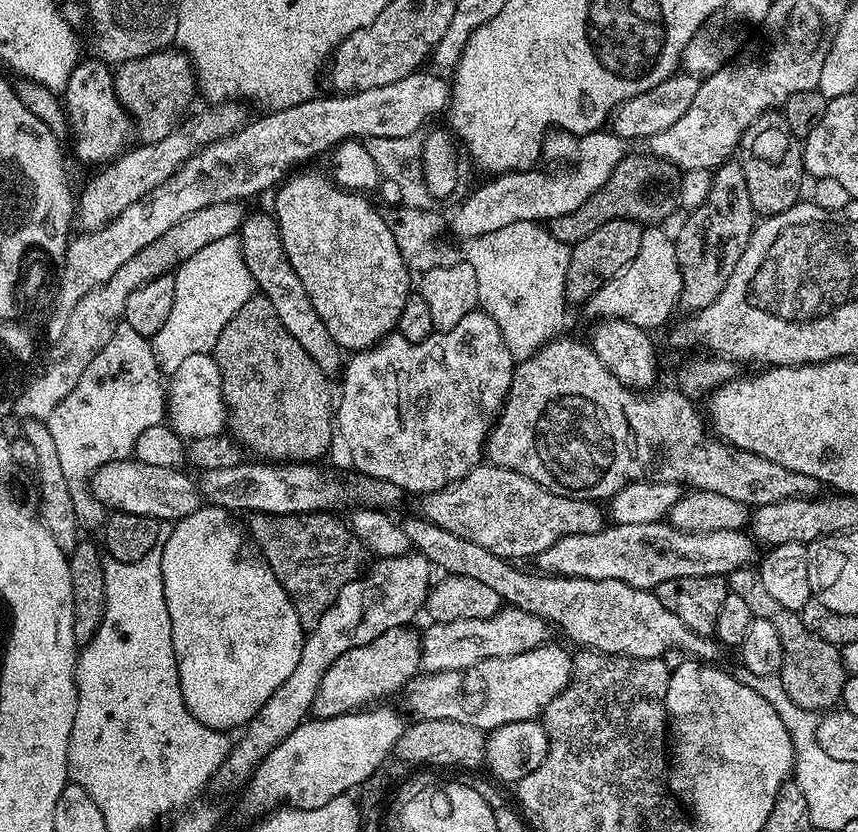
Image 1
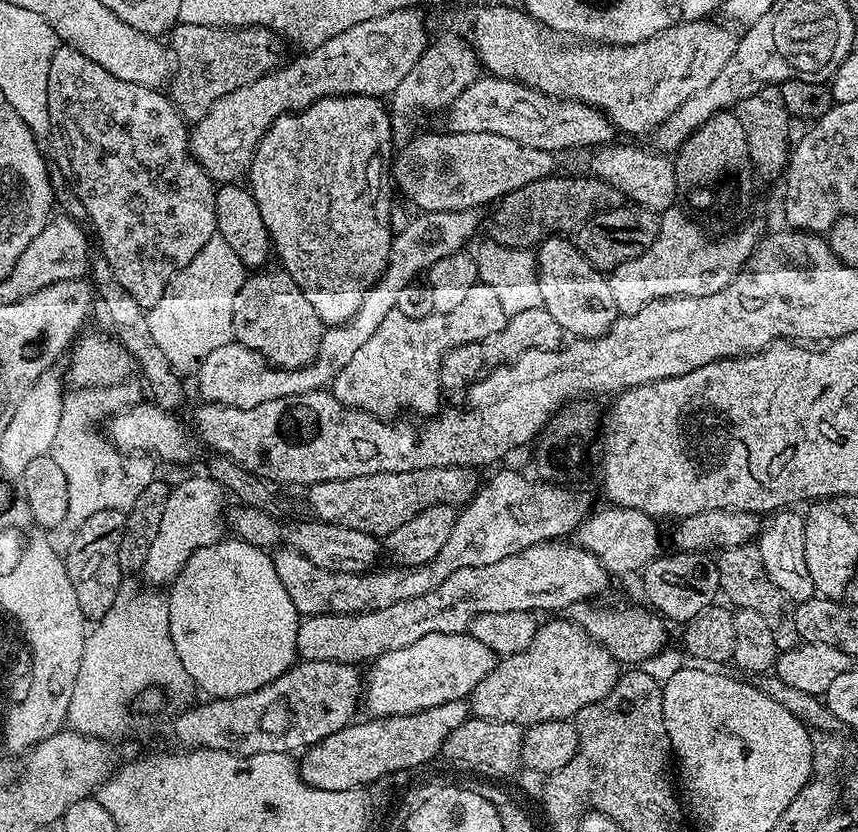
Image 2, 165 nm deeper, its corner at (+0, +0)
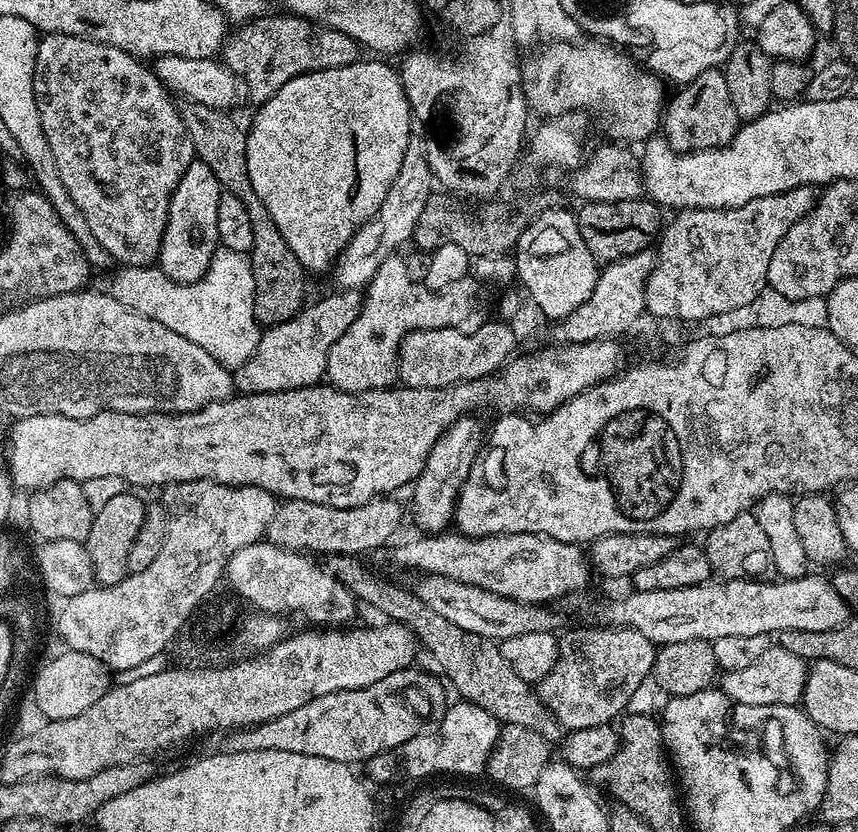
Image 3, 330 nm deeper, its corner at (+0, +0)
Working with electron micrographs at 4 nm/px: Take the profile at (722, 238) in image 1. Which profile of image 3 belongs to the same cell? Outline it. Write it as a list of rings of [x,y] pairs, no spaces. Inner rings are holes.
[[[719,67],[706,70],[688,84],[679,89],[676,97],[667,101],[662,113],[662,136],[676,152],[701,152],[707,148],[722,148],[731,144],[734,134],[741,126],[740,115],[730,102],[730,89],[726,87],[726,78]]]

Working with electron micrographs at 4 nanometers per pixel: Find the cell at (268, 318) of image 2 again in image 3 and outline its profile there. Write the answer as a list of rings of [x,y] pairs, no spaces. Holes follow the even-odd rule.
[[[184,102],[179,105],[180,117],[190,134],[190,142],[196,151],[195,159],[206,162],[210,170],[214,170],[214,178],[218,178],[221,189],[246,206],[246,214],[250,214],[250,226],[254,230],[254,246],[250,253],[252,273],[254,274],[254,318],[261,326],[281,324],[294,318],[301,308],[305,307],[304,279],[306,273],[303,266],[294,258],[294,250],[286,246],[286,238],[274,226],[274,218],[270,218],[266,206],[262,206],[262,198],[254,194],[254,186],[250,186],[250,174],[246,170],[245,129],[239,128],[231,120],[227,111],[201,104]]]

